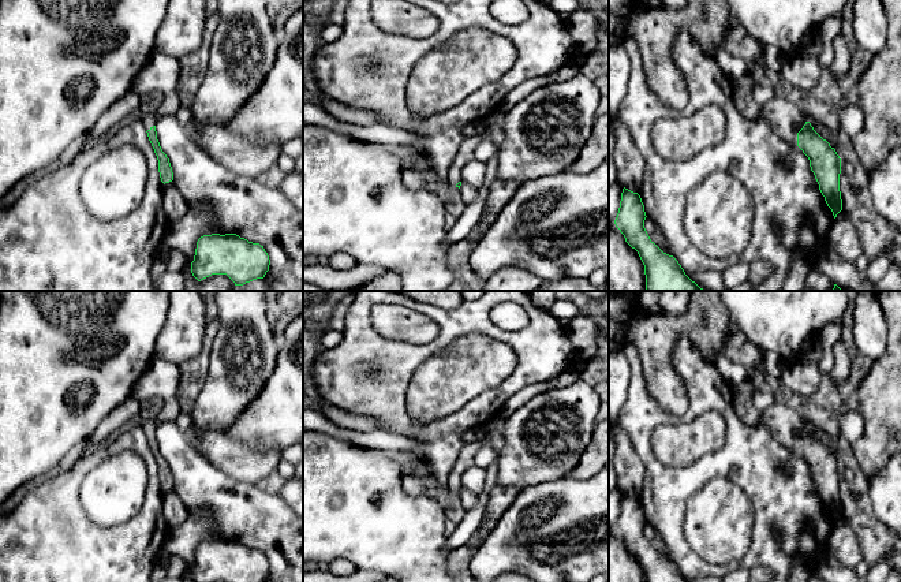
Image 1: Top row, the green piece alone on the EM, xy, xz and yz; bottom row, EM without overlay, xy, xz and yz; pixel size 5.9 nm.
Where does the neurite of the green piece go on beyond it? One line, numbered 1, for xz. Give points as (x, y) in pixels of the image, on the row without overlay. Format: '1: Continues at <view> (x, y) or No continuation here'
1: No continuation here

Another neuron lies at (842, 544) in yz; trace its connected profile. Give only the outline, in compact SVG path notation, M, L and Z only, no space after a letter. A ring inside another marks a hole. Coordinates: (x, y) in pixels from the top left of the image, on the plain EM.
M841 516L834 525L830 540L829 552L845 567L855 568L863 562L863 552L853 529Z

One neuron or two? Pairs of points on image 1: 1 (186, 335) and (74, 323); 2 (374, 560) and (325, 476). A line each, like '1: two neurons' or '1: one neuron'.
1: two neurons
2: one neuron

